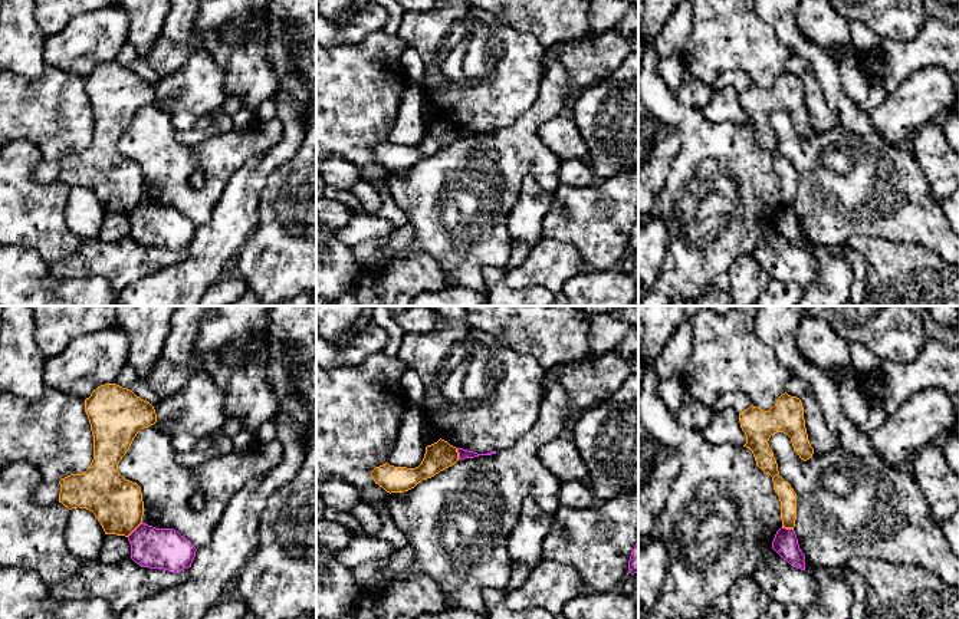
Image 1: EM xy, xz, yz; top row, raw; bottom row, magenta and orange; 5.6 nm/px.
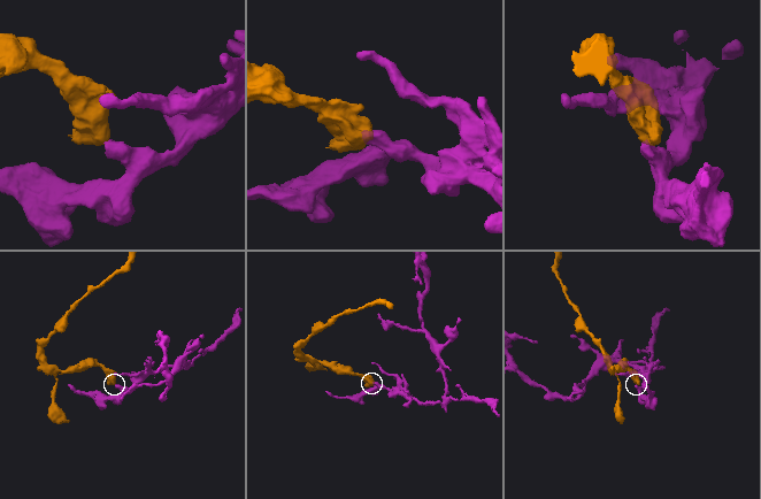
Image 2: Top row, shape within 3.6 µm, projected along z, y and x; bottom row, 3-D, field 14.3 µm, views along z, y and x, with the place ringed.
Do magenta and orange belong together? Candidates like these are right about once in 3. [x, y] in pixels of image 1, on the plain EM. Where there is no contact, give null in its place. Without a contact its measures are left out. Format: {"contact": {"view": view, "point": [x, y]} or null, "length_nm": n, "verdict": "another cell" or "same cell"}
{"contact": {"view": "xy", "point": [135, 207]}, "length_nm": 120, "verdict": "another cell"}

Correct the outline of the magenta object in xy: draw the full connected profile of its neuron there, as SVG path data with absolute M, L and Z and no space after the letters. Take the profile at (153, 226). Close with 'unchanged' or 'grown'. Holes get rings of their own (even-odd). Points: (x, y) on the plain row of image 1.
M141 201L129 214L131 237L141 246L180 251L191 246L197 227L174 207Z; unchanged

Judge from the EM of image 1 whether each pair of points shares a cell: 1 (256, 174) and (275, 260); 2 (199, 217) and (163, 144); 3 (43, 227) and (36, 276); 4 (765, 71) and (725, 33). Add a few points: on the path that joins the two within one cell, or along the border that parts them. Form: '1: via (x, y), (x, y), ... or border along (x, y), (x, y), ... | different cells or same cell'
1: border along (279, 167), (268, 177), (253, 229) | different cells
2: via (194, 198), (166, 163) | same cell
3: border along (15, 244), (32, 247), (48, 269) | different cells
4: via (755, 61), (735, 40) | same cell

